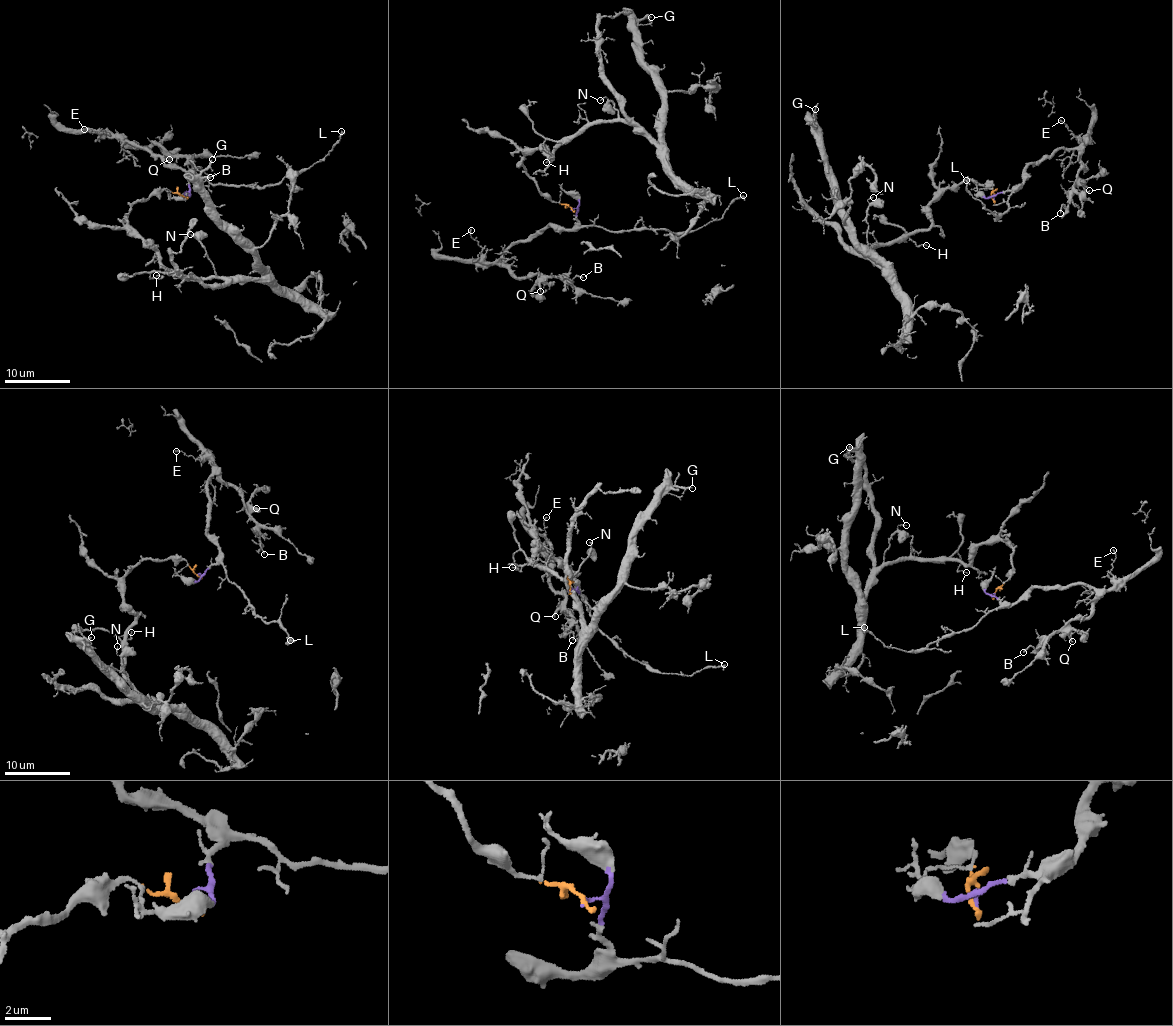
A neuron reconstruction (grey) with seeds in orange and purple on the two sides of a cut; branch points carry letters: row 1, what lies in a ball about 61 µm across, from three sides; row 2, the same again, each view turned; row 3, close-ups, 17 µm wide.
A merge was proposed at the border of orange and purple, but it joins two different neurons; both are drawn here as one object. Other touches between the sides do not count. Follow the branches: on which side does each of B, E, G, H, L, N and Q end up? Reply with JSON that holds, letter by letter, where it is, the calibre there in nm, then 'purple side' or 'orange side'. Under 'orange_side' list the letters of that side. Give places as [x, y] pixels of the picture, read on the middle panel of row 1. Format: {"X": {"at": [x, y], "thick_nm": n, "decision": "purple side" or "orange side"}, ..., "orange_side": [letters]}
{"B": {"at": [583, 277], "thick_nm": 140, "decision": "purple side"}, "E": {"at": [471, 230], "thick_nm": 150, "decision": "purple side"}, "G": {"at": [651, 17], "thick_nm": 200, "decision": "orange side"}, "H": {"at": [546, 162], "thick_nm": 120, "decision": "orange side"}, "L": {"at": [743, 195], "thick_nm": 200, "decision": "purple side"}, "N": {"at": [600, 100], "thick_nm": 100, "decision": "orange side"}, "Q": {"at": [540, 291], "thick_nm": 170, "decision": "purple side"}, "orange_side": ["G", "H", "N"]}

